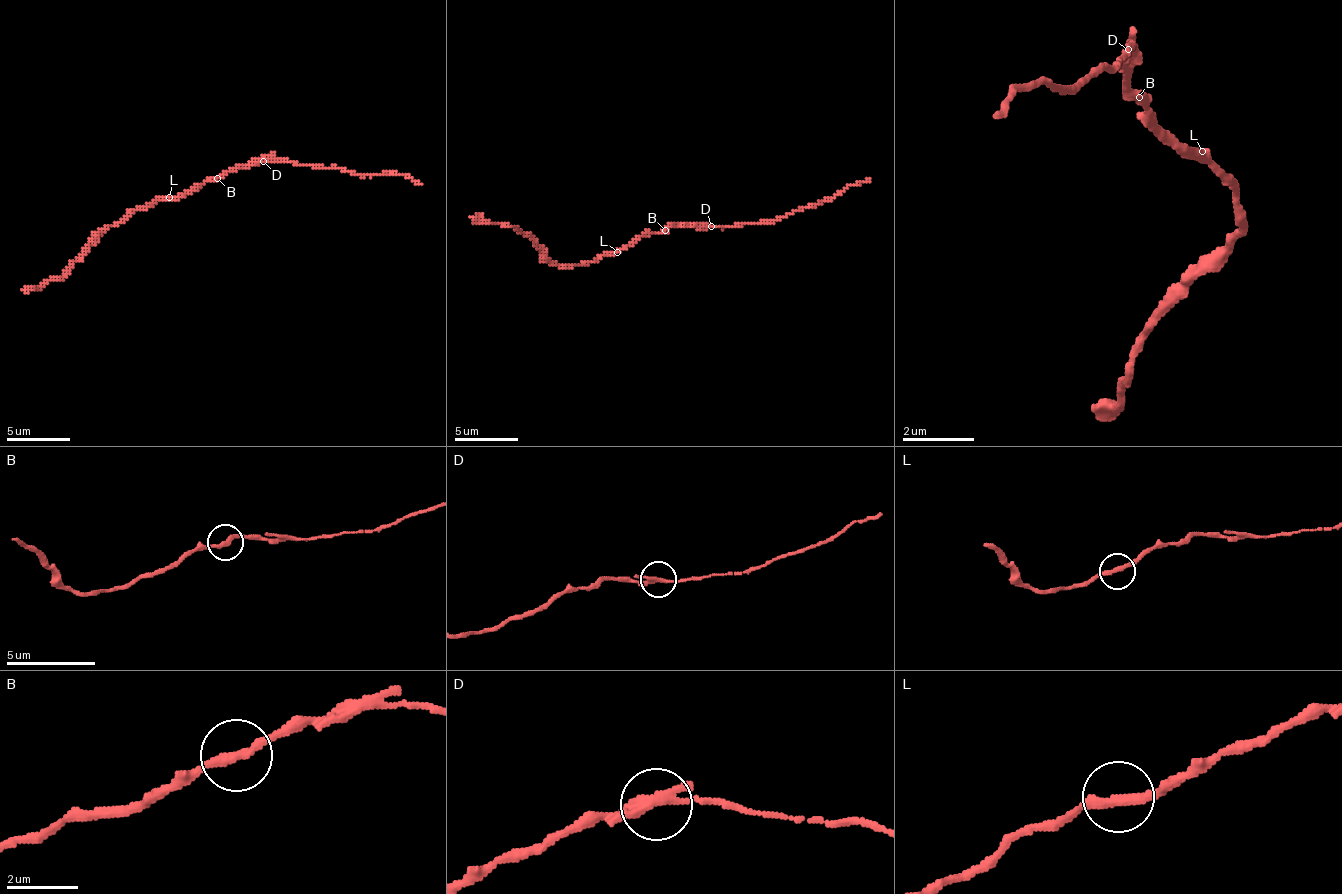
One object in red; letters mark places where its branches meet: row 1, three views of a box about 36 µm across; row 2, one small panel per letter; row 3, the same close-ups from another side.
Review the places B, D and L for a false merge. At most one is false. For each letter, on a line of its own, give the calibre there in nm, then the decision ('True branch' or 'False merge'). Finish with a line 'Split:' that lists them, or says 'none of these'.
B: Thickness 240 nm. True branch
D: Thickness 280 nm. False merge
L: Thickness 280 nm. True branch
Split: D

